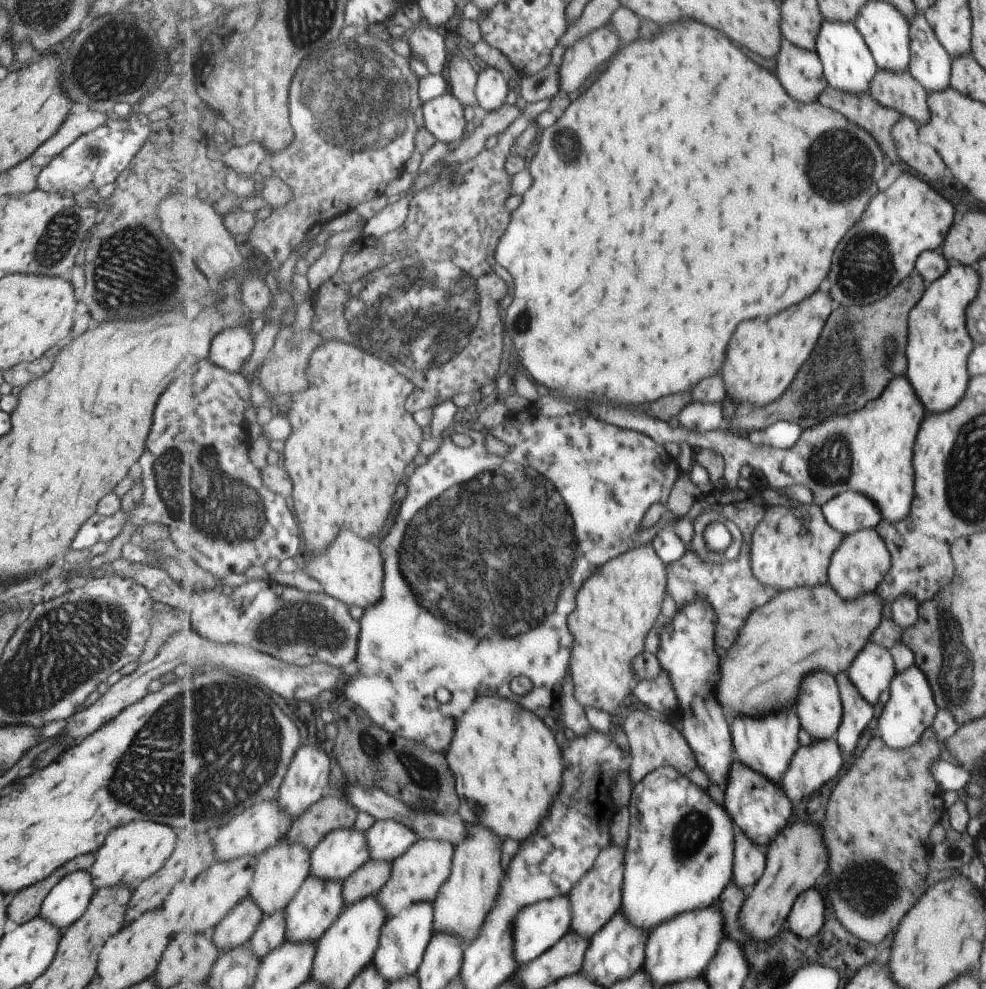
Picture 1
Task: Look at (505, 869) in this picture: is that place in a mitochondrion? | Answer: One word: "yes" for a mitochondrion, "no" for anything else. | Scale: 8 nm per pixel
no

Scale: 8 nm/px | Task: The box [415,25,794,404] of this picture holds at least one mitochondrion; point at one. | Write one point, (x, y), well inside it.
(569, 151)

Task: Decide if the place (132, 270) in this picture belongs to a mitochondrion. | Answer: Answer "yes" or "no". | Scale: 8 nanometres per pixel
yes

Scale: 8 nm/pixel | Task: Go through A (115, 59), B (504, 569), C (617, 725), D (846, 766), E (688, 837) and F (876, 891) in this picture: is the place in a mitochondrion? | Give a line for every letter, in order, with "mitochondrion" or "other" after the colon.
A: mitochondrion
B: mitochondrion
C: other
D: other
E: mitochondrion
F: mitochondrion

